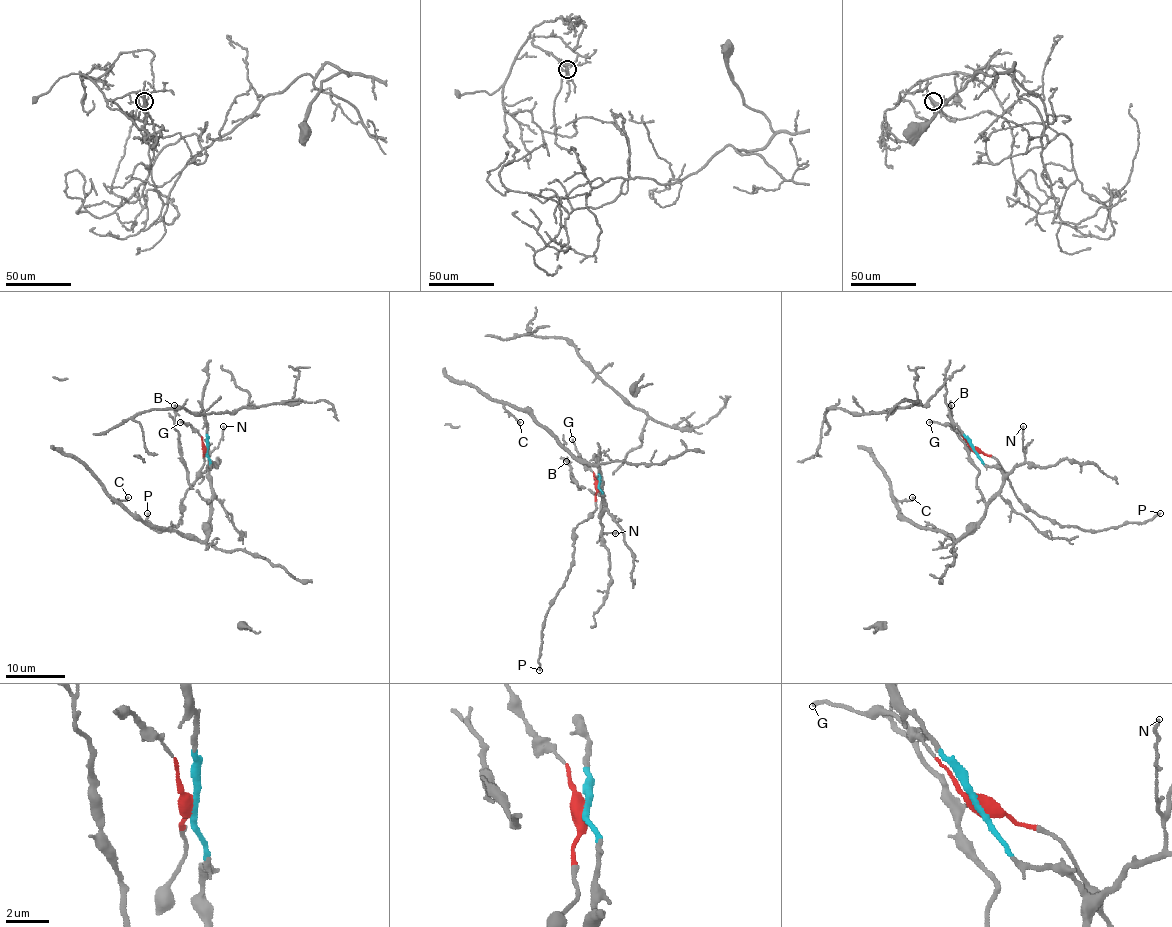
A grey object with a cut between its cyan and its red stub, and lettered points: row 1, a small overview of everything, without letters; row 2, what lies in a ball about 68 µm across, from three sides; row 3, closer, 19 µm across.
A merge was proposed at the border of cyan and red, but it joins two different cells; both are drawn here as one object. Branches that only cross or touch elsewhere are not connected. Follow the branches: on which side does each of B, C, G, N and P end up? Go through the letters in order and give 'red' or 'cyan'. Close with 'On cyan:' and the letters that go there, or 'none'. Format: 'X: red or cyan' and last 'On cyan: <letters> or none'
B: cyan
C: cyan
G: red
N: cyan
P: red
On cyan: B, C, N

